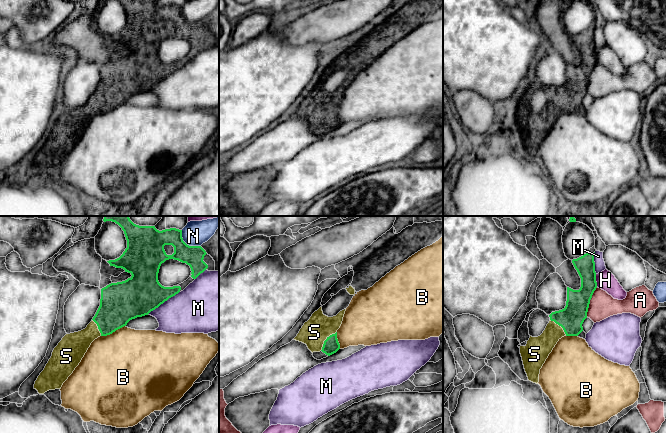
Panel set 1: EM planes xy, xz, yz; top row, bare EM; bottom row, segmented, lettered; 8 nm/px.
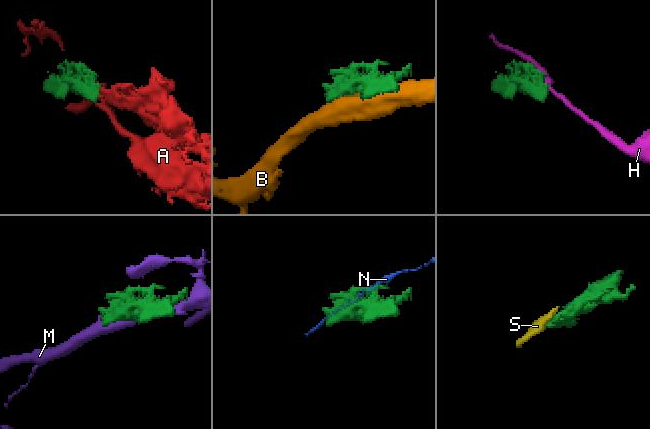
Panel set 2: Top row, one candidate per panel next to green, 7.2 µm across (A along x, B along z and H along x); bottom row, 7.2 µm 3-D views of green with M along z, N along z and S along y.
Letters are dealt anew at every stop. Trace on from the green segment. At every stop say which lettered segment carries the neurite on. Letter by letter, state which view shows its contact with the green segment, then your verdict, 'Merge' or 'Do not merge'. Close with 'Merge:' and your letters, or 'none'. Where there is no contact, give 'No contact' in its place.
A: Touches green in yz. Do not merge
B: Touches green in xy. Do not merge
H: Touches green in yz. Do not merge
M: Touches green in xy. Do not merge
N: Touches green in xy. Do not merge
S: Touches green in xz. Merge
Merge: S

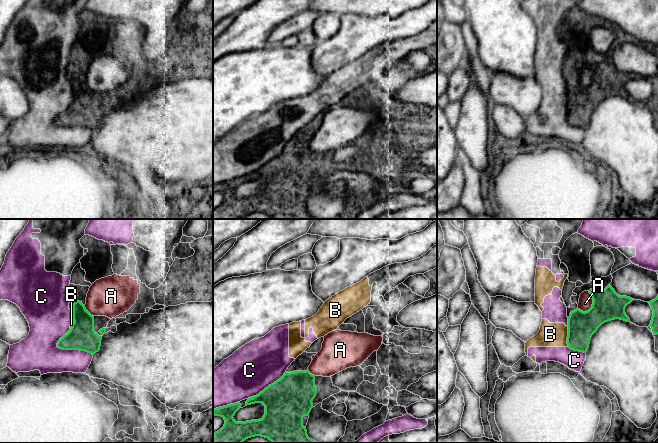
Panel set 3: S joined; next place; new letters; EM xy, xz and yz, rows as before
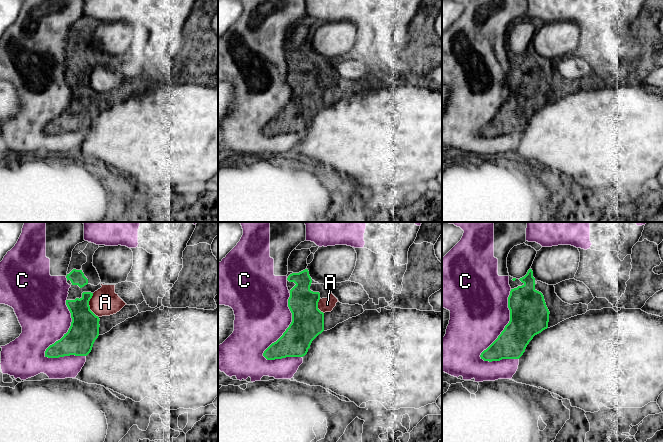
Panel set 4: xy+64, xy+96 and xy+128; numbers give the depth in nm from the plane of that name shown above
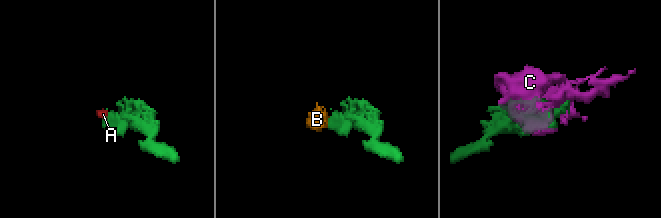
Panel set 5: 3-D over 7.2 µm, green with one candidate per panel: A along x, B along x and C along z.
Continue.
A: Touches green in yz. Merge
B: Touches green in yz. Do not merge
C: Touches green in xy. Do not merge
Merge: A

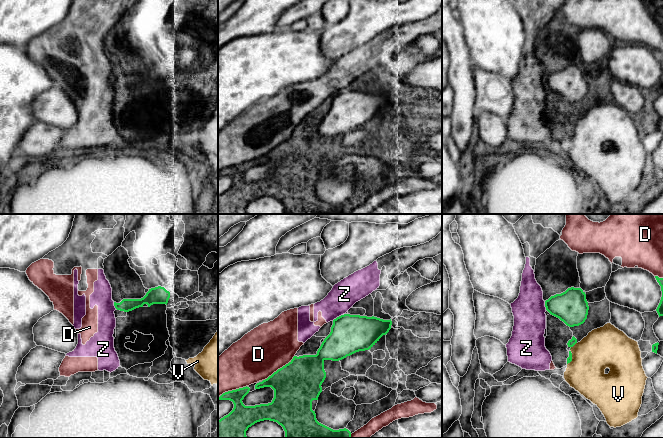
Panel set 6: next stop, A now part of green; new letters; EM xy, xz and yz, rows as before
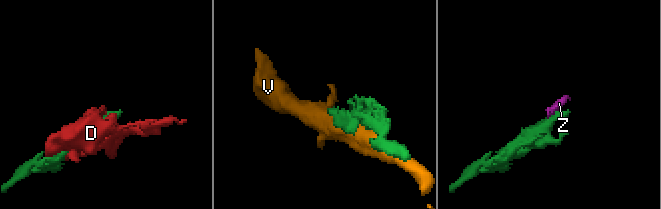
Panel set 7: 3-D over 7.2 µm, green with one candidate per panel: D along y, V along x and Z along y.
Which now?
D: Touches green in xz. Do not merge
V: Touches green in yz. Do not merge
Z: Touches green in xz. Do not merge
Merge: none

